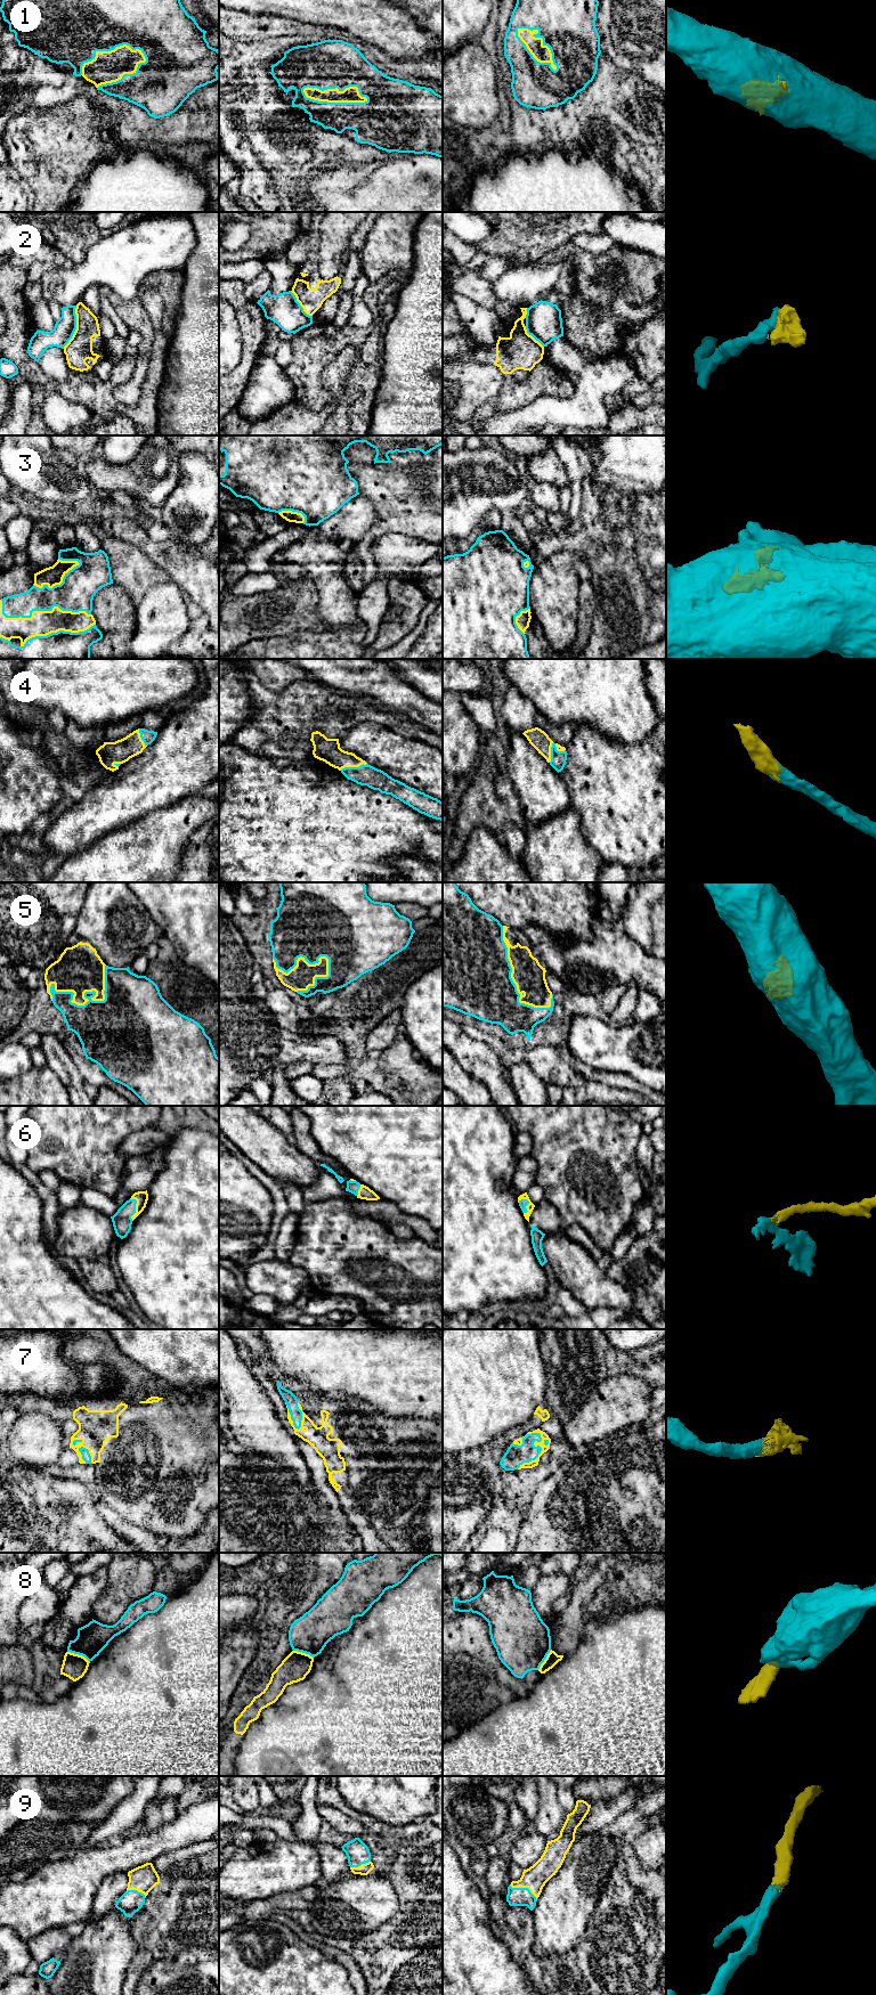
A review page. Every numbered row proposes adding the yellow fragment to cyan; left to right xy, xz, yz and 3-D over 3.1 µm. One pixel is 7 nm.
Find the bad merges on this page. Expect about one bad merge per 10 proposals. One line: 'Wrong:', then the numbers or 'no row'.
Wrong: 2, 8

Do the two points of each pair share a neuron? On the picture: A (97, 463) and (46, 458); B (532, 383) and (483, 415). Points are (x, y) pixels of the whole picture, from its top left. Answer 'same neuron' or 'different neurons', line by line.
A: different neurons
B: same neuron

